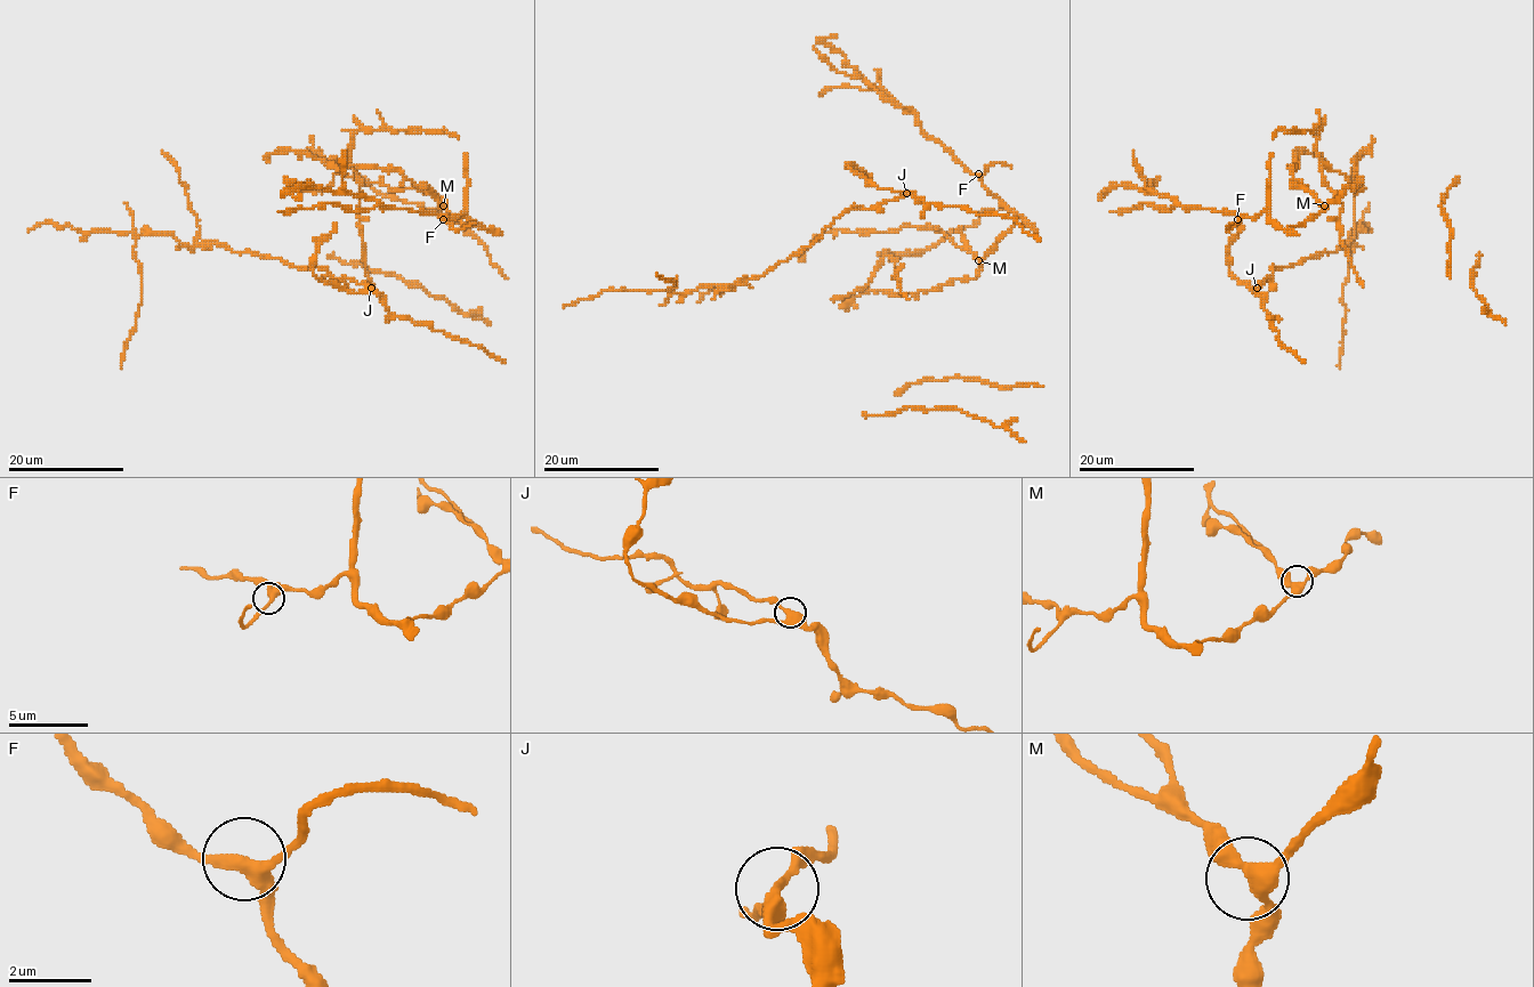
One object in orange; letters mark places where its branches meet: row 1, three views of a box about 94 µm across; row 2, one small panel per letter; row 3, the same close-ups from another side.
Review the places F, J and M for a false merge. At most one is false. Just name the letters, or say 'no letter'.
J

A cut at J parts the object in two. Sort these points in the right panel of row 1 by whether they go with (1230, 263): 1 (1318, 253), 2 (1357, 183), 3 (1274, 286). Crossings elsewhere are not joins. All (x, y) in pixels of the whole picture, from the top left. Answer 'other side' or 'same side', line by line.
1: other side
2: same side
3: other side

